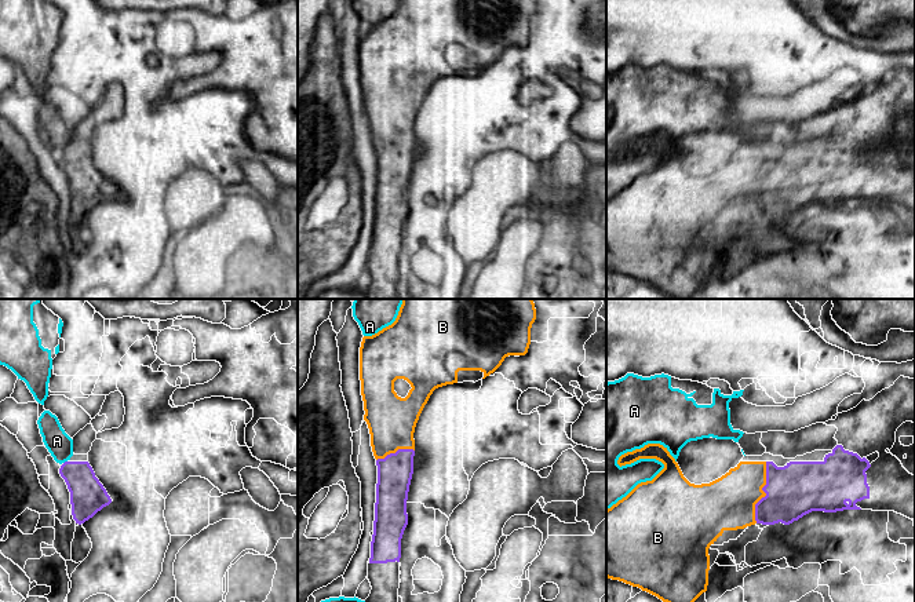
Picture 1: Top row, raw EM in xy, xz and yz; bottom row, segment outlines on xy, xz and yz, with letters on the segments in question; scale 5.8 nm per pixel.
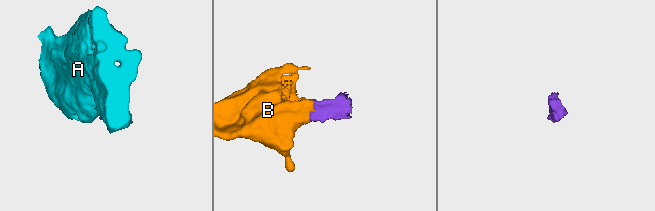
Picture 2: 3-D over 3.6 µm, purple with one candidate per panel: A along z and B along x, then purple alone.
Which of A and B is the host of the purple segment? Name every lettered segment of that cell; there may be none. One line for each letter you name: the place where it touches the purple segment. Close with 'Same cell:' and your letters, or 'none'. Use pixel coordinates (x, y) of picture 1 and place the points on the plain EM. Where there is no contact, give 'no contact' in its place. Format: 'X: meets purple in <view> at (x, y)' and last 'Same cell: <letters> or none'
B: meets purple in yz at (764, 182)
Same cell: B

